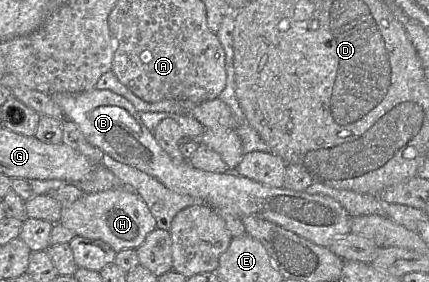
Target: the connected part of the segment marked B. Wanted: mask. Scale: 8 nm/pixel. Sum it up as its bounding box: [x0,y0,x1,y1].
[50,88,352,247]

